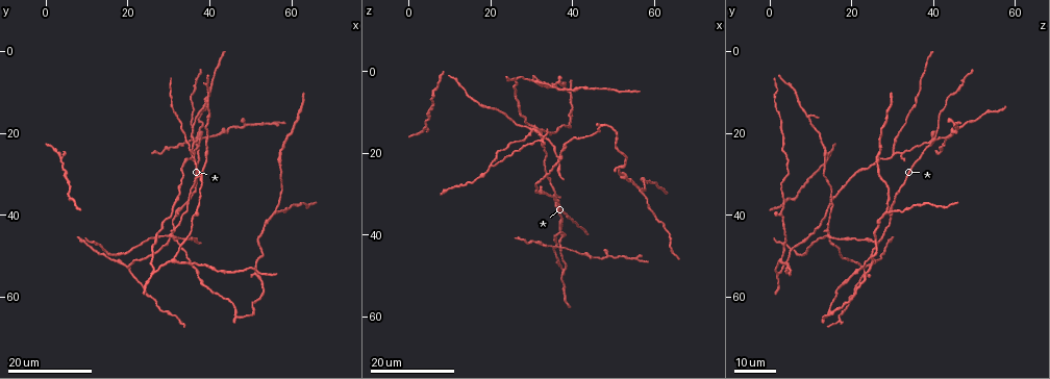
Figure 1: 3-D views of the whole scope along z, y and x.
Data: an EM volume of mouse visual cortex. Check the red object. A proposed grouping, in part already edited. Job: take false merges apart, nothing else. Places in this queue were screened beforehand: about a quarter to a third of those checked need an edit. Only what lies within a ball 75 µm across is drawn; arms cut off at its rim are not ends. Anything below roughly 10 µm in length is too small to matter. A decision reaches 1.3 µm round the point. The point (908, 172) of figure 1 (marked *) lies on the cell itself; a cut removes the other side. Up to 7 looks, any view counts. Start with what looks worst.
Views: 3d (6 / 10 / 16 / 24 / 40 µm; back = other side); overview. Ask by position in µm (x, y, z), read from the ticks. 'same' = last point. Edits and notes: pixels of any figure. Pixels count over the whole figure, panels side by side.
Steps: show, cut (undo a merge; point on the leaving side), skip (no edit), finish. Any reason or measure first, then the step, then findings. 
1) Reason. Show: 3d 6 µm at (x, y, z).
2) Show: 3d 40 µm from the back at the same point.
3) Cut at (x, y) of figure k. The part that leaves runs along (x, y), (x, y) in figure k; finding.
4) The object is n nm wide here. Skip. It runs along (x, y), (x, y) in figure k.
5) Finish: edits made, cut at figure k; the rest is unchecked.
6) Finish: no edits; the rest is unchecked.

A fork. Show: 3d 16 µm at (56.5, 39.0, 28.5).

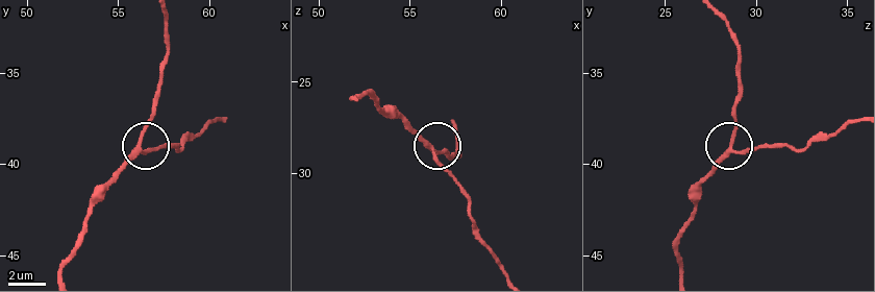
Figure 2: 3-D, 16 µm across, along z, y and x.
Closer look. Show: 3d 6 µm at (56.1, 39.3, 28.6).

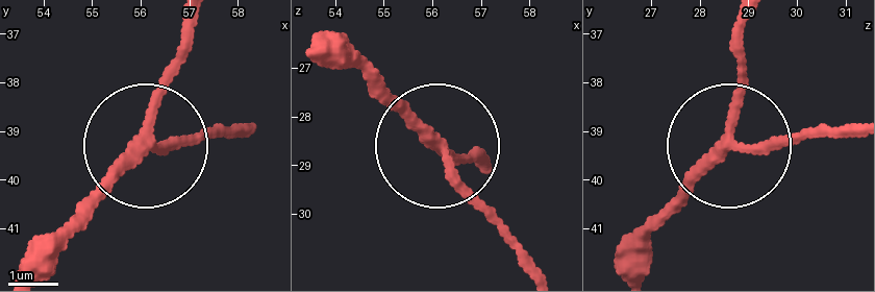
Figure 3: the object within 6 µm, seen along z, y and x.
Show: 3d 6 µm from the back at (56.10, 39.25, 28.60).

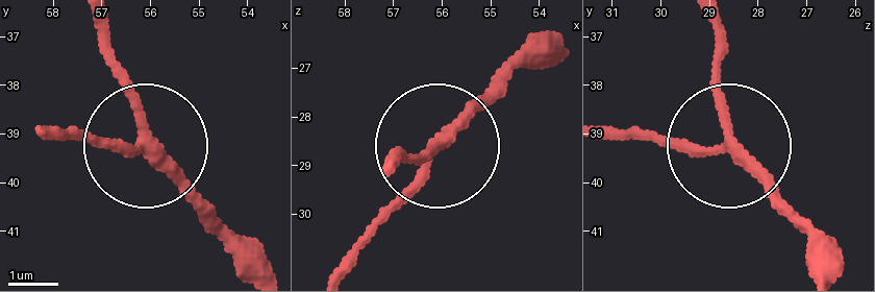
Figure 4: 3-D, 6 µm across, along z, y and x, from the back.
The object is 200 nm wide here. Skip. It runs along (557, 43), (520, 55), (350, 250) in figure 4; continuous, no second cell.

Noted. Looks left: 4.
Show: 3d 16 µm at (25.5, 45.5, 13.0).

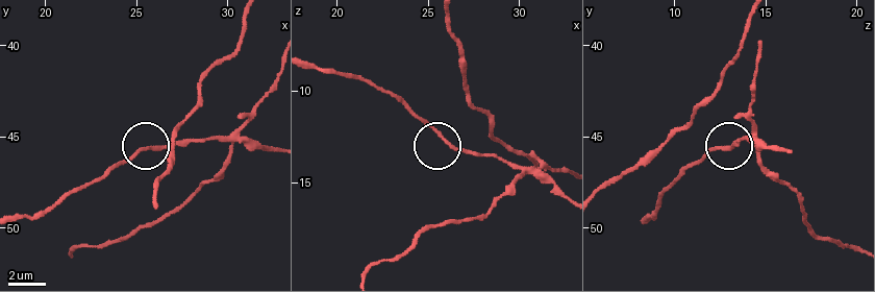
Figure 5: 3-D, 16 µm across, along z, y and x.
Zoom in. Show: 3d 6 µm at (25.6, 45.6, 12.3).

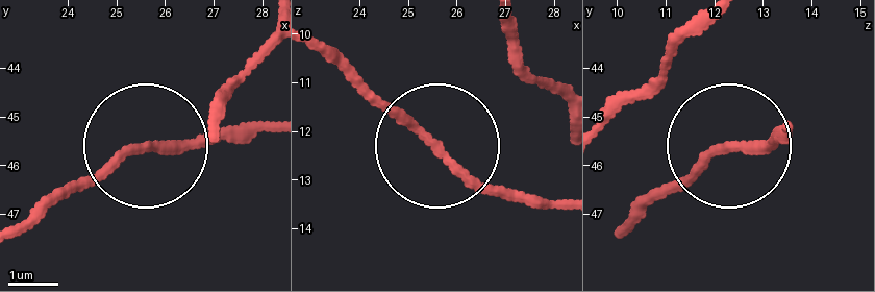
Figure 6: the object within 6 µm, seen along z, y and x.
The side arm is 55 µm long. Skip. All the same cell.

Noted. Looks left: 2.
Branch point. Show: 3d 24 µm at (31.0, 51.0, 3.0).

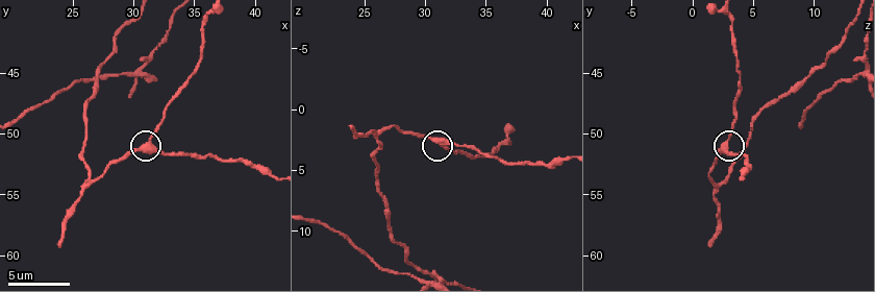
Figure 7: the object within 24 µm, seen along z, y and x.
Zoom in. Show: 3d 6 µm at (31.4, 50.8, 2.8).

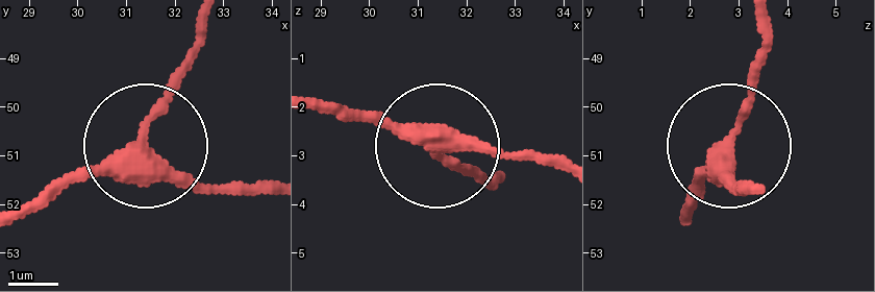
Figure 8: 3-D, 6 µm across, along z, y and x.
3 arms meet here. Skip. It runs along (310, 102), (385, 127), (555, 152) in figure 8; one cell here.

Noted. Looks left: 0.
Finish: no edits; the rest is unchecked.

